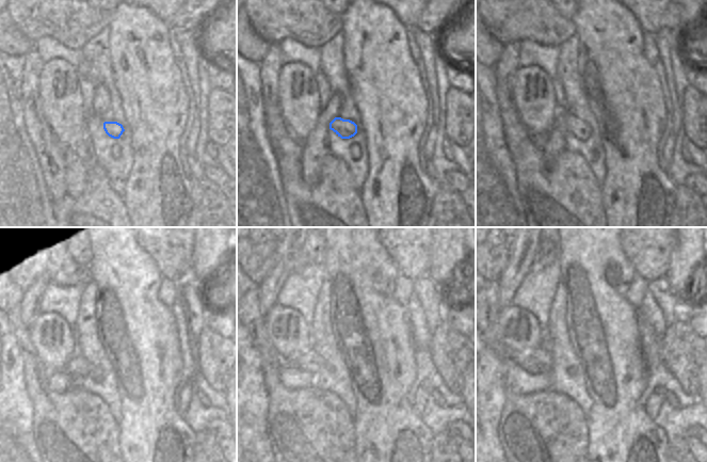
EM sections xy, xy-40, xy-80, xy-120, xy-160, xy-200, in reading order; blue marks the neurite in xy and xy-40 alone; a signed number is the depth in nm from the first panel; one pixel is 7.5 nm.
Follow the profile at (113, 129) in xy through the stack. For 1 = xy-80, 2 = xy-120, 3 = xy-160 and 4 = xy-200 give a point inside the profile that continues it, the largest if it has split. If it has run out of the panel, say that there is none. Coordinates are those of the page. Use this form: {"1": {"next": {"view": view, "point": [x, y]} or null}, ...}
{"1": {"next": {"view": "xy-80", "point": [568, 123]}}, "2": {"next": {"view": "xy-120", "point": [77, 366]}}, "3": {"next": {"view": "xy-160", "point": [310, 362]}}, "4": {"next": {"view": "xy-200", "point": [535, 360]}}}

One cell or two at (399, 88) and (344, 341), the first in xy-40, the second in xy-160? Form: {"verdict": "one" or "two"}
{"verdict": "one"}

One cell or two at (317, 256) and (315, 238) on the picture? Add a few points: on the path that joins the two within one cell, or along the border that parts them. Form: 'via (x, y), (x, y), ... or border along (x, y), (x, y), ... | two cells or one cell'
via (315, 252), (315, 242) | one cell

